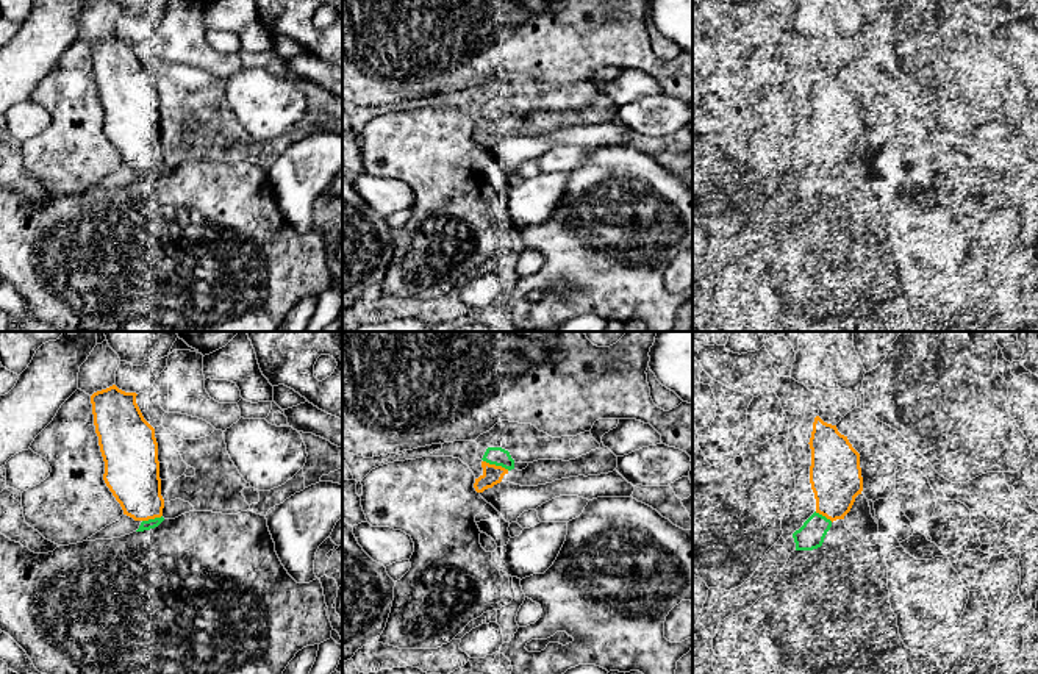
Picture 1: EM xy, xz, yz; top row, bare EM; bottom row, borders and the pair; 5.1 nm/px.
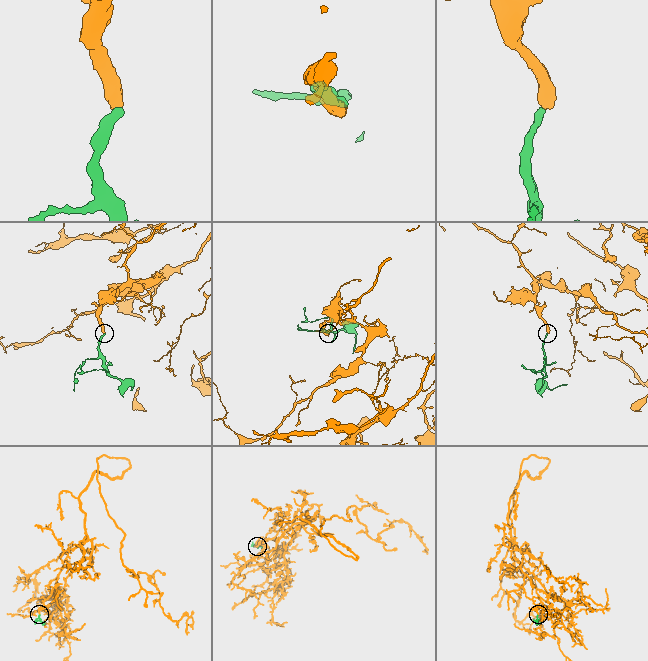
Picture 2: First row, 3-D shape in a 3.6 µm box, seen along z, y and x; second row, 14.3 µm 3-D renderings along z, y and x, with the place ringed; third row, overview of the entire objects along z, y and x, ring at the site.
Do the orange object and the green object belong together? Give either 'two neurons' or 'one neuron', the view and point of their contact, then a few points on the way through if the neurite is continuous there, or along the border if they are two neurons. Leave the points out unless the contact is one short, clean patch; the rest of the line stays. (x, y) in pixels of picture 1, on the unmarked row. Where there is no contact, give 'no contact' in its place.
one neuron; meets orange in xz at (494, 114)

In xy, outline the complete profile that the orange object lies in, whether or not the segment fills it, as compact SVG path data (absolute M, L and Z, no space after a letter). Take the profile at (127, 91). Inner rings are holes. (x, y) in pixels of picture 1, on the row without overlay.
M116 34L91 45L95 83L105 111L103 130L123 164L139 170L136 181L158 177L163 167L164 149L161 145L158 92L155 78L144 69L136 42L125 42Z

